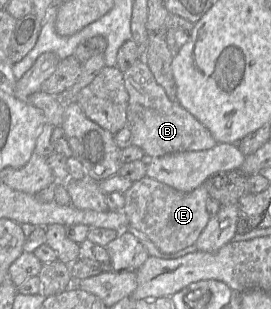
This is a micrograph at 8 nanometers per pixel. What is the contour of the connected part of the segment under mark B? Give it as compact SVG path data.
M140 57L126 72L123 72L128 92L127 126L132 133L132 144L141 148L150 157L184 151L208 150L217 141L210 131L177 101L168 98L165 90L156 82L154 75Z

